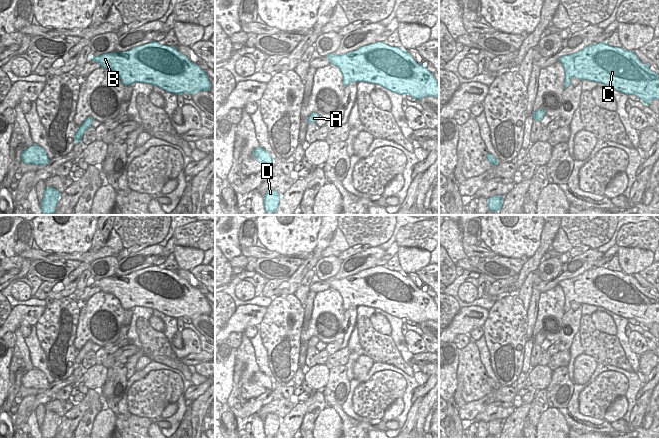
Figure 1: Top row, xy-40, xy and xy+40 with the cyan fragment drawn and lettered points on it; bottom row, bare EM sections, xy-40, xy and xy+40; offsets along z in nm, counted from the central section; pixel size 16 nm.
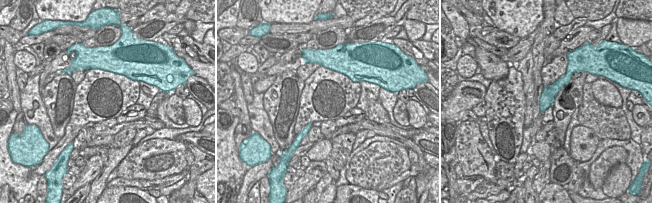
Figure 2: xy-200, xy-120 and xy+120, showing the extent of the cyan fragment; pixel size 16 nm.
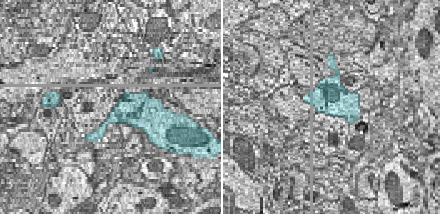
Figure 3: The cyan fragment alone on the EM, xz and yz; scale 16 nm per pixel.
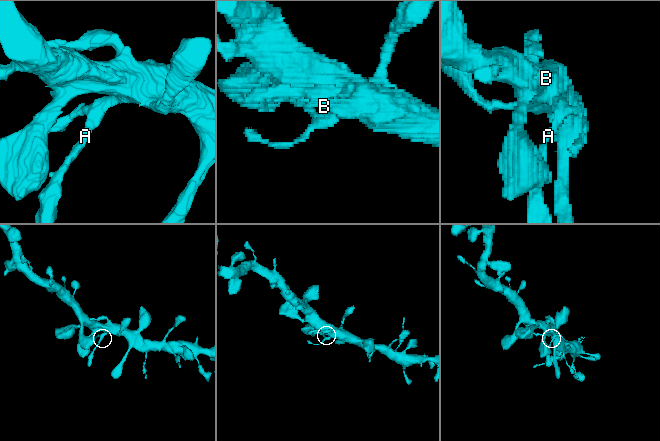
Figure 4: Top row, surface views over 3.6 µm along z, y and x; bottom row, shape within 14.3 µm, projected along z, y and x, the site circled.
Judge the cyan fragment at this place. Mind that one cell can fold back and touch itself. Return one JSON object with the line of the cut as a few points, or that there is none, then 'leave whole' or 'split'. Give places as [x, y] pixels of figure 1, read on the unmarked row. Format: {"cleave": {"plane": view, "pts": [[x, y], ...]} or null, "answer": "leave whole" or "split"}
{"cleave": {"plane": "xy+40", "pts": [[565, 298], [568, 300], [570, 308]]}, "answer": "split"}

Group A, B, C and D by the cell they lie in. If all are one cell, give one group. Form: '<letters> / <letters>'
A D / B C

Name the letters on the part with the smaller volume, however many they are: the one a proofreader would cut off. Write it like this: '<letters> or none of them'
A, D

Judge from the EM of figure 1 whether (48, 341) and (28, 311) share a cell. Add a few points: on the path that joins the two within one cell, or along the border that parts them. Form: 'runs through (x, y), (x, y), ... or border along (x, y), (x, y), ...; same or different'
border along (45, 307), (35, 325); different

